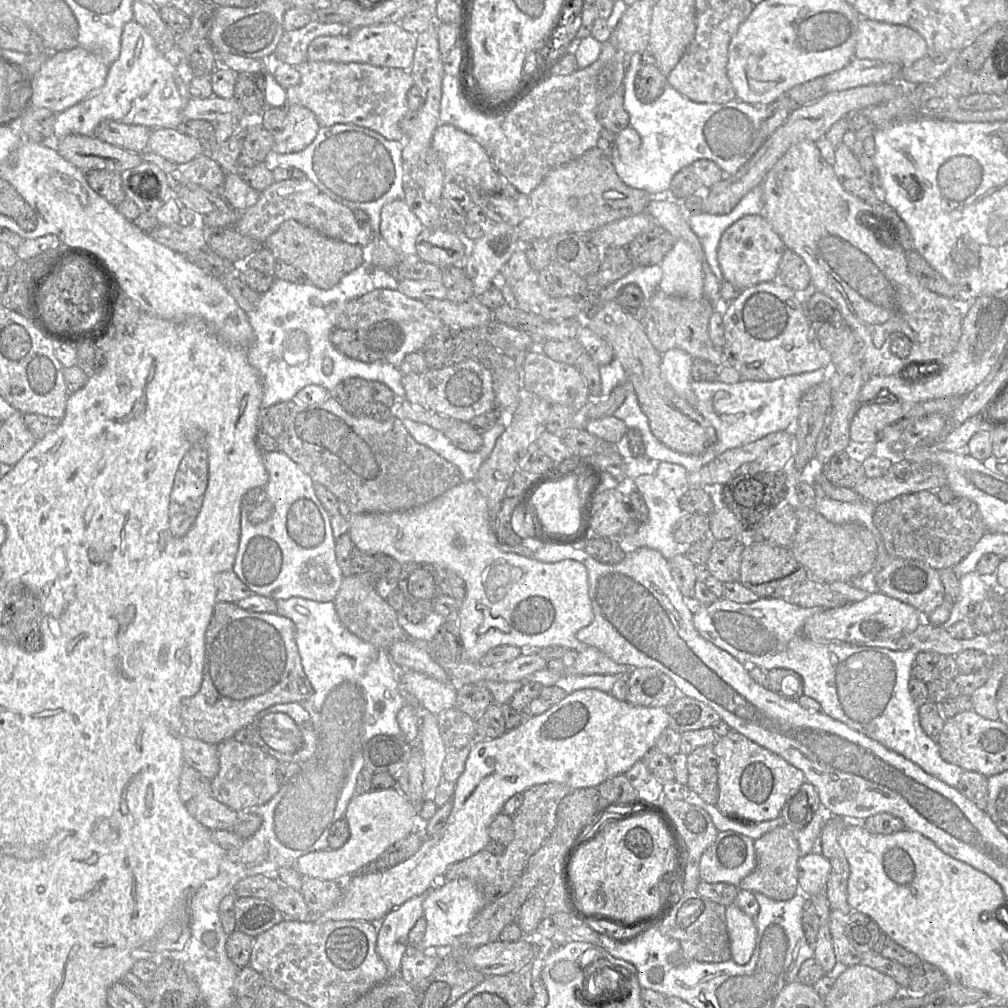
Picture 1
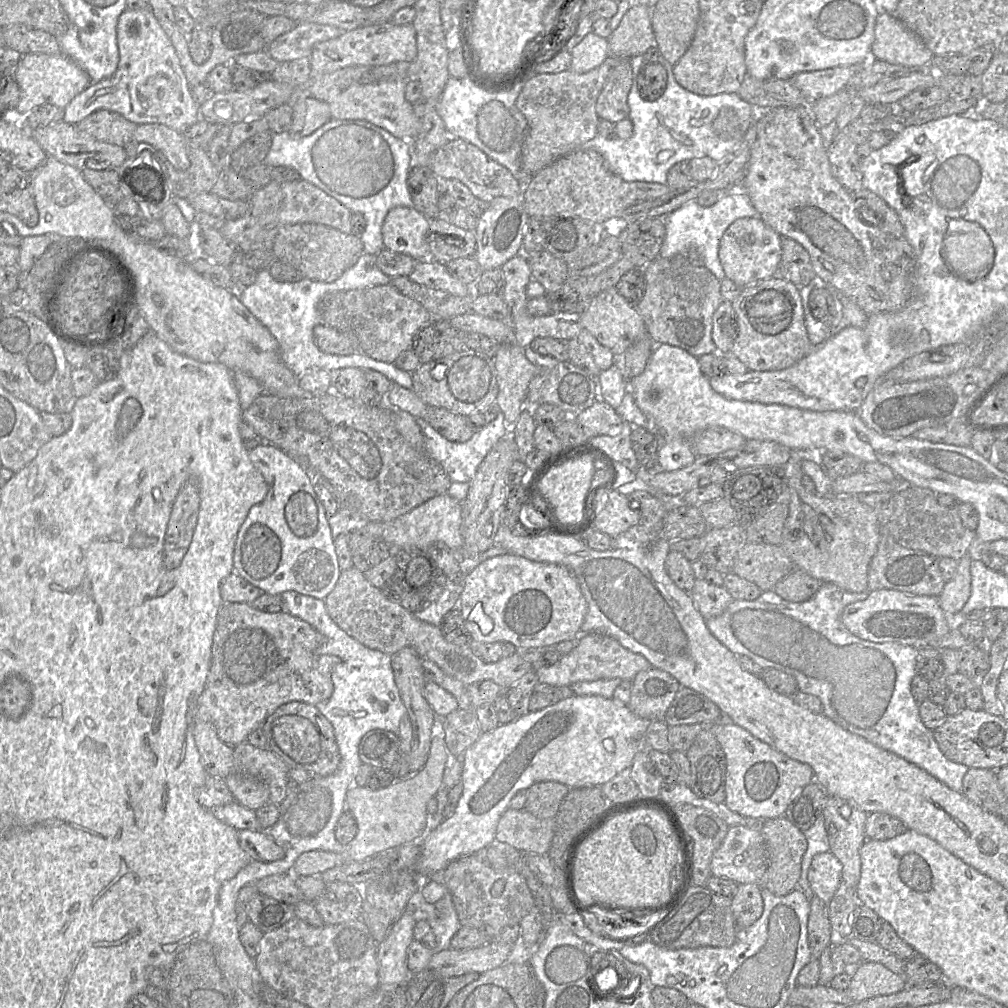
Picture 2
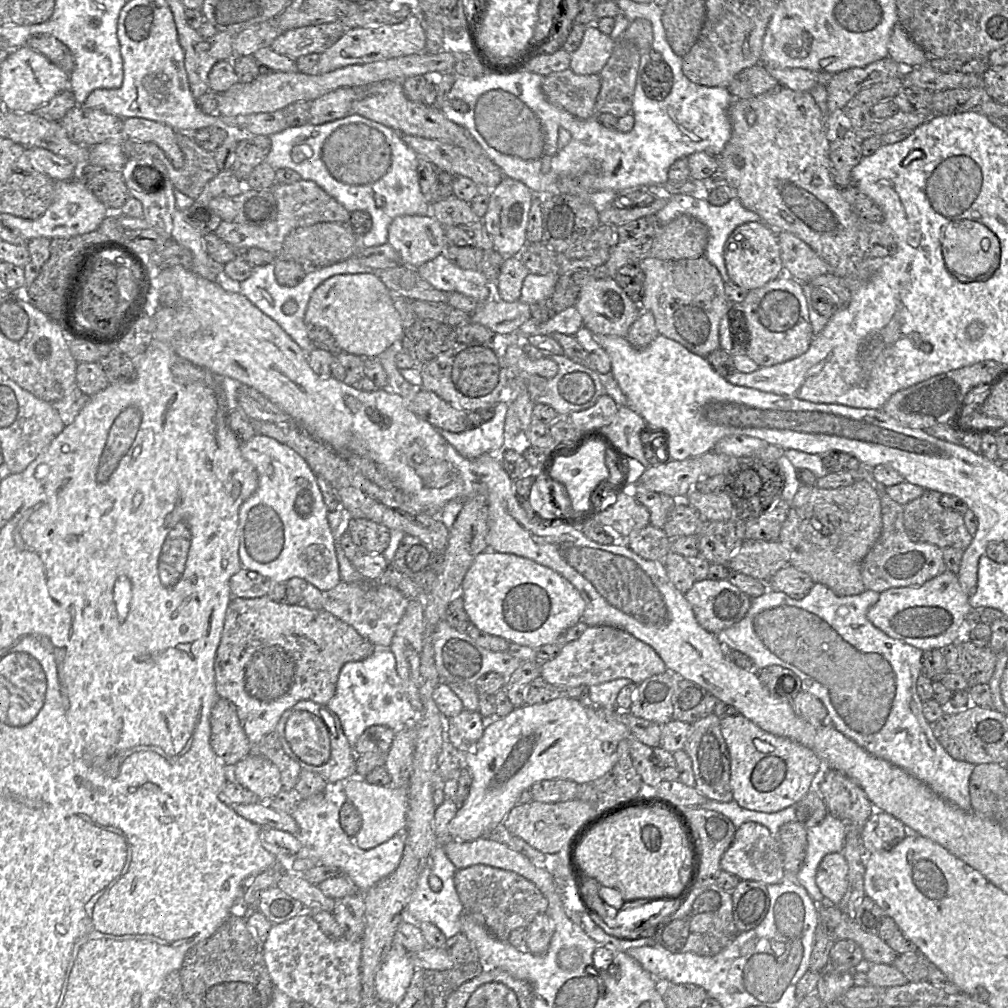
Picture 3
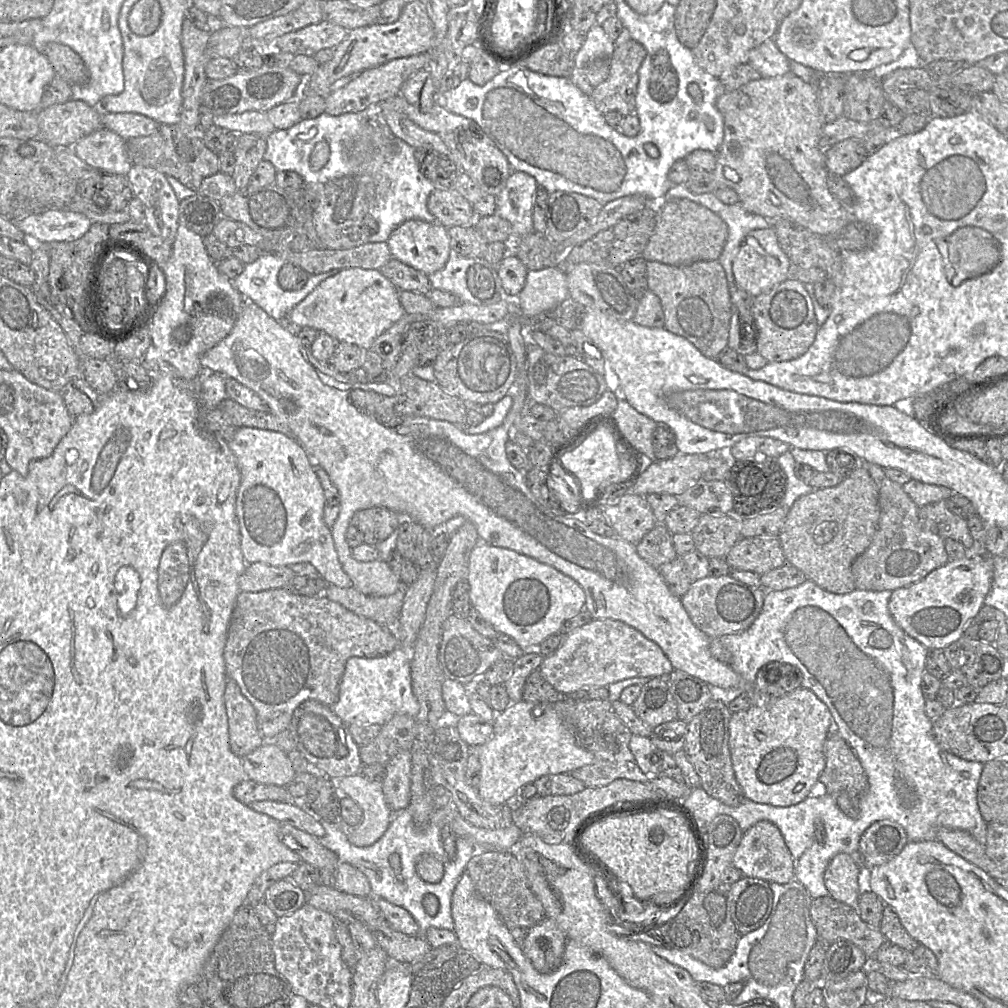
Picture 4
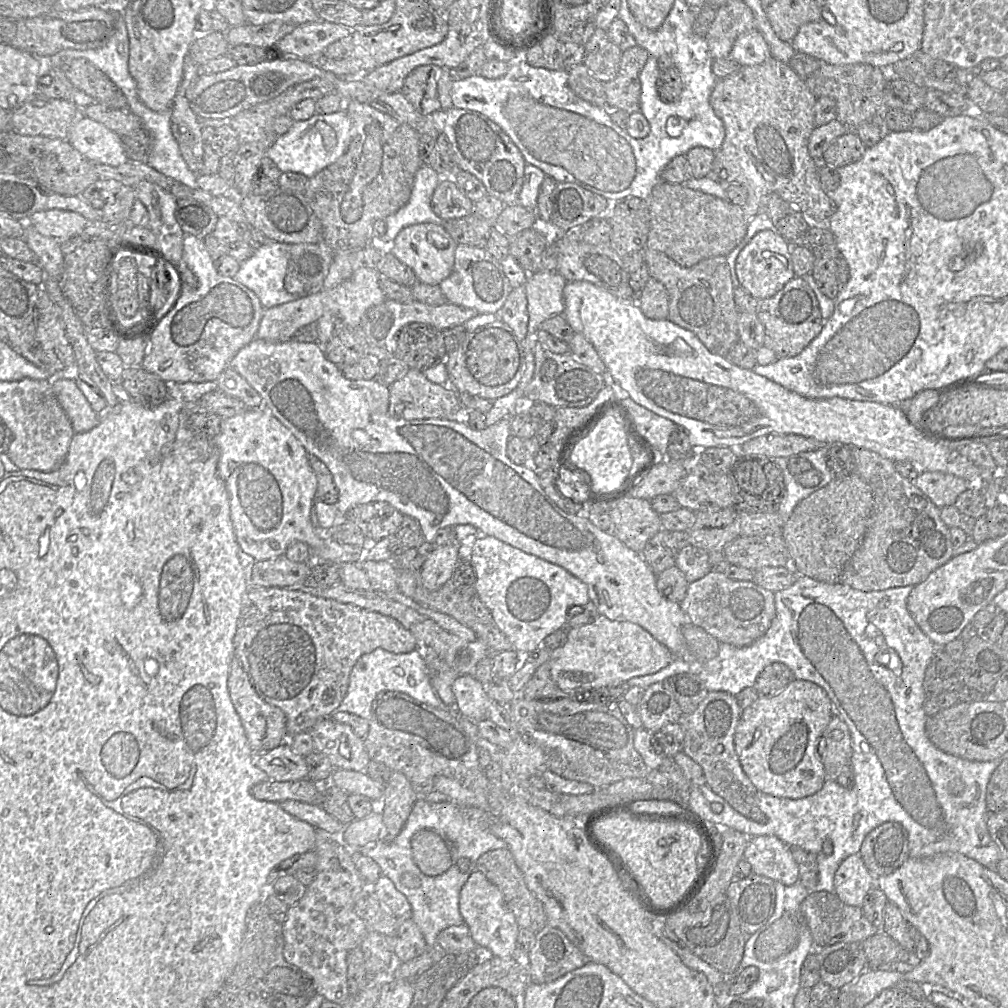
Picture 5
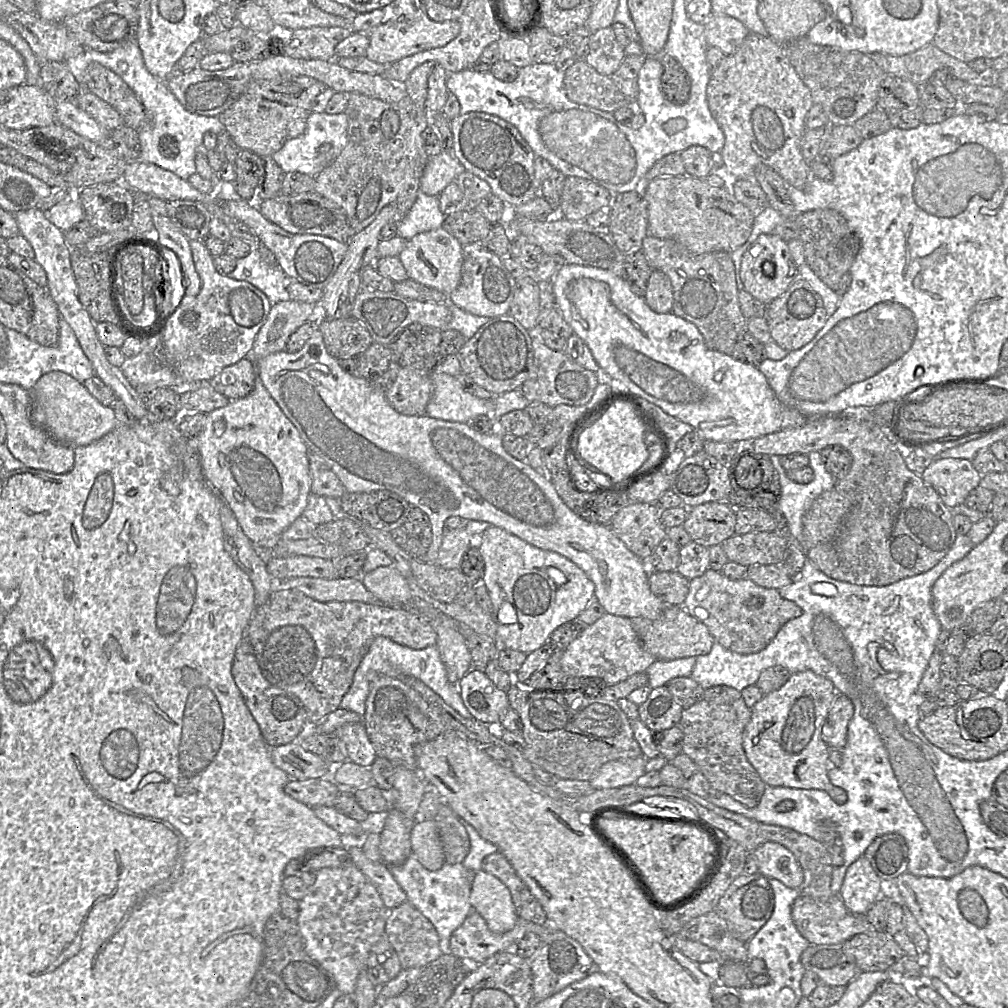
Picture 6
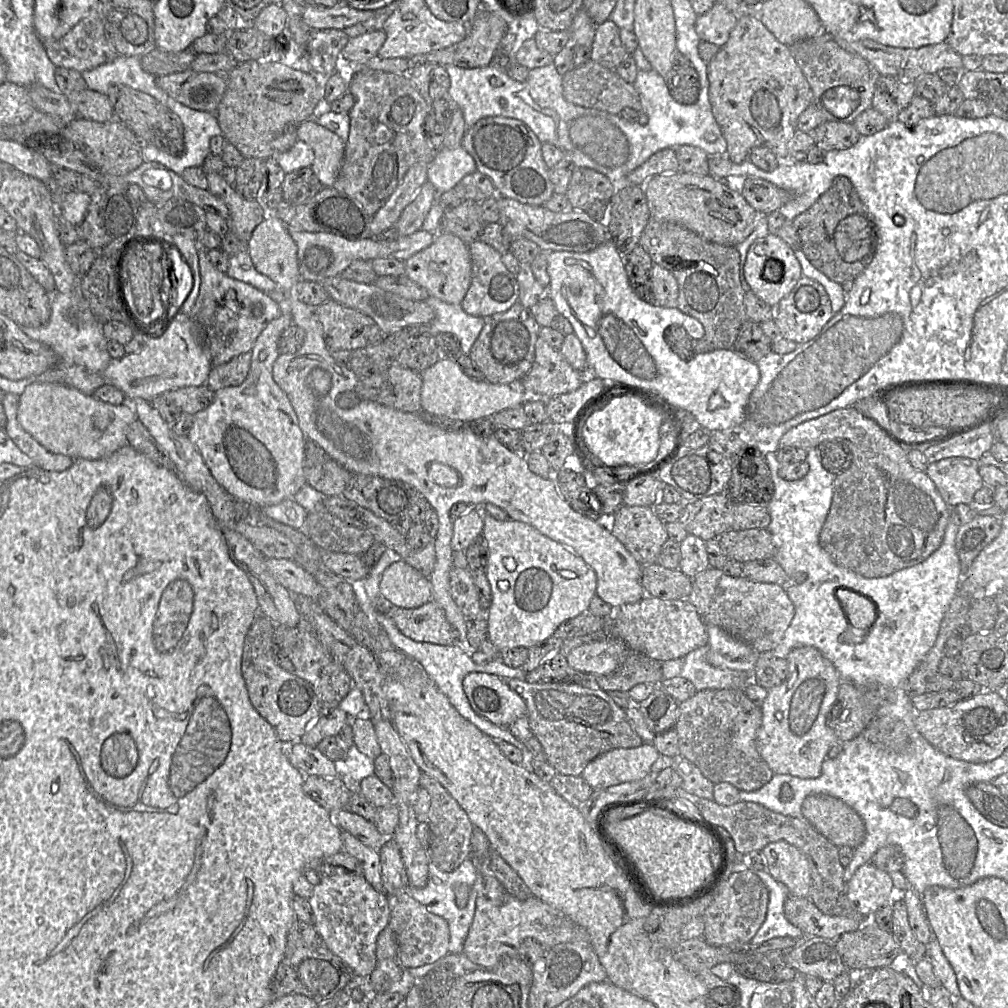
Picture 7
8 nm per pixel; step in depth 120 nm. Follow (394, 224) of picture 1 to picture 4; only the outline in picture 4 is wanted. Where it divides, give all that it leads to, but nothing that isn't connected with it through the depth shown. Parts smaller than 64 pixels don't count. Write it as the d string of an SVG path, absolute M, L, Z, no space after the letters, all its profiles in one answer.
M407 220L399 225L391 233L387 243L393 258L427 276L446 265L451 250L448 229L438 222L421 220Z

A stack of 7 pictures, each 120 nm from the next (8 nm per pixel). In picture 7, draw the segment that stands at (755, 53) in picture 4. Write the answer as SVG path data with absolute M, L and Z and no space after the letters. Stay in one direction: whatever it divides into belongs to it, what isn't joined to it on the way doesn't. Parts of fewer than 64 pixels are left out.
M715 1L710 10L697 16L696 32L700 40L721 47L727 42L737 19L738 17L729 11L725 5Z

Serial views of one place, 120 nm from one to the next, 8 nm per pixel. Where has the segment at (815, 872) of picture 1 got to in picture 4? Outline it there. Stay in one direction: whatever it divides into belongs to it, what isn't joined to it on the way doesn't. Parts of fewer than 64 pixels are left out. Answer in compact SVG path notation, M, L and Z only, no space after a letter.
M839 853L830 860L824 883L832 898L850 906L856 905L863 890L861 869L847 853Z

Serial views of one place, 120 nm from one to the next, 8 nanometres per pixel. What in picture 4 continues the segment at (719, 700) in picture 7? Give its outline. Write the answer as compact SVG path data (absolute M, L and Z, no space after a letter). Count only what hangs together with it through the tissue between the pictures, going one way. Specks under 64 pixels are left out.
M711 700L699 714L687 723L683 751L700 778L700 787L723 804L736 807L746 798L736 781L731 762L728 744L731 715L732 713L725 704Z

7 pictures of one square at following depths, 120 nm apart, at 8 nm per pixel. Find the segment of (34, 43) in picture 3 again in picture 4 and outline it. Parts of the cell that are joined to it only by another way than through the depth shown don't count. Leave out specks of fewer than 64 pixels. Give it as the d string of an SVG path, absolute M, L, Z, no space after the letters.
M50 42L43 49L56 72L56 76L69 85L86 85L90 80L90 72L80 55L69 46Z

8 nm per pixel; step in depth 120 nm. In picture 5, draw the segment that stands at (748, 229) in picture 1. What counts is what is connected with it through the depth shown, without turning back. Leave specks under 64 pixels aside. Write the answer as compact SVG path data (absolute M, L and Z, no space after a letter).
M774 229L755 234L736 259L735 271L740 287L757 300L769 298L779 292L795 277L791 248L791 244Z

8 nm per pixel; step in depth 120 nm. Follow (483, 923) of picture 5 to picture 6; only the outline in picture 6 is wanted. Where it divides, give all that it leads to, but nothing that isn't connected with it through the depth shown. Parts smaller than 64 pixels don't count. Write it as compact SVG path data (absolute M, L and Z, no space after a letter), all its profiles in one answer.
M482 869L473 877L469 900L473 910L485 919L492 932L510 931L518 921L508 887L496 876Z

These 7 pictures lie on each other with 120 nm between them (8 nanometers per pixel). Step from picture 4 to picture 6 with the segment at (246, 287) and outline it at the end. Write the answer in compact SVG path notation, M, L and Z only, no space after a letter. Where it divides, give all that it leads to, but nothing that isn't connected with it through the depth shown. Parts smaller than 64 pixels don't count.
M257 246L245 257L237 259L236 267L229 277L254 285L272 304L290 300L287 290L290 279L277 263L269 264L264 261Z

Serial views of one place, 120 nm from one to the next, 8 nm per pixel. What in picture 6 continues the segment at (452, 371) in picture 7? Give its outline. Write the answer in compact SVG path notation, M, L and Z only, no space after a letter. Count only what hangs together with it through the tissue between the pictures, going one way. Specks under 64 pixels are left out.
M431 373L433 395L425 415L450 422L467 423L479 415L492 415L495 400L481 399L464 389L461 378L445 373Z

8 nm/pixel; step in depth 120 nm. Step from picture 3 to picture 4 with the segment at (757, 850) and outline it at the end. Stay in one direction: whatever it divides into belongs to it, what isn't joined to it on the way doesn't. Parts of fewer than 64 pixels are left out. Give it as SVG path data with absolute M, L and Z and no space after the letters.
M759 821L743 832L732 865L740 869L743 876L768 882L786 884L794 879L795 859L791 855L778 827L769 821Z

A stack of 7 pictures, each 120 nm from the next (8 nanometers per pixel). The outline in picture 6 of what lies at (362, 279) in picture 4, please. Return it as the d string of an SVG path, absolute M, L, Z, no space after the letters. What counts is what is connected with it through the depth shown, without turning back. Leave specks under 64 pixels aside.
M287 300L273 304L266 322L259 330L250 357L256 363L259 359L276 352L284 351L289 337L303 324L319 313L319 306L305 302Z

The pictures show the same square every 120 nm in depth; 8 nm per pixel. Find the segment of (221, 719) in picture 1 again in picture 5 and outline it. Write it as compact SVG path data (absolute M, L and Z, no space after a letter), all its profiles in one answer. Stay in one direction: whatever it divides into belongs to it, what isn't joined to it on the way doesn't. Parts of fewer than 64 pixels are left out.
M298 586L250 587L242 604L233 643L234 657L239 660L258 695L265 702L280 708L284 712L288 736L304 731L308 732L320 719L330 717L333 714L347 692L351 669L362 655L370 653L377 648L382 648L395 654L408 653L417 648L415 637L395 619L377 612L367 611L352 604L316 596Z

